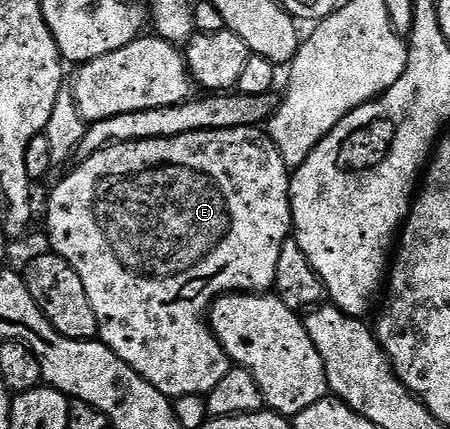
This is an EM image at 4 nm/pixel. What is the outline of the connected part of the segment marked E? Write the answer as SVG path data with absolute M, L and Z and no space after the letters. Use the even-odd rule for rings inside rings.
M239 126L229 130L199 130L198 132L190 132L189 134L174 136L173 138L123 142L117 146L108 146L102 152L83 159L79 165L80 167L77 170L70 171L53 188L52 195L48 198L48 242L52 245L49 246L51 253L57 254L62 260L66 260L66 264L70 264L70 268L74 268L74 272L78 272L79 278L82 279L82 285L86 287L86 297L90 299L90 308L94 308L94 316L98 320L98 328L100 329L99 341L105 342L120 359L126 364L130 364L130 368L134 368L134 372L138 372L147 382L154 384L154 388L158 388L158 392L162 392L167 398L175 400L185 398L186 396L207 396L222 381L222 376L226 376L226 372L232 369L234 365L232 359L228 357L228 353L222 348L220 341L216 339L216 334L212 331L212 327L206 321L206 315L212 303L222 294L233 292L268 292L275 287L276 273L278 272L278 256L282 256L282 244L289 238L290 231L292 230L292 201L288 198L288 187L290 185L288 165L282 160L278 148L268 139L267 133L260 126Z

